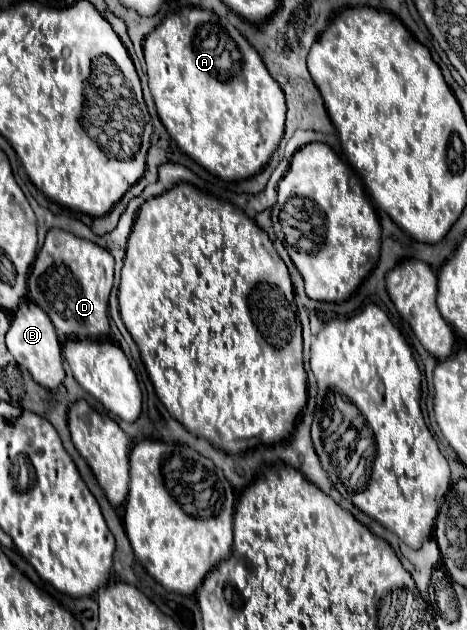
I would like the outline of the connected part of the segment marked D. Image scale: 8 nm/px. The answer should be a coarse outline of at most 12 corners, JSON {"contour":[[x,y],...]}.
{"contour":[[50,229],[28,297],[56,331],[110,331],[114,257]]}

